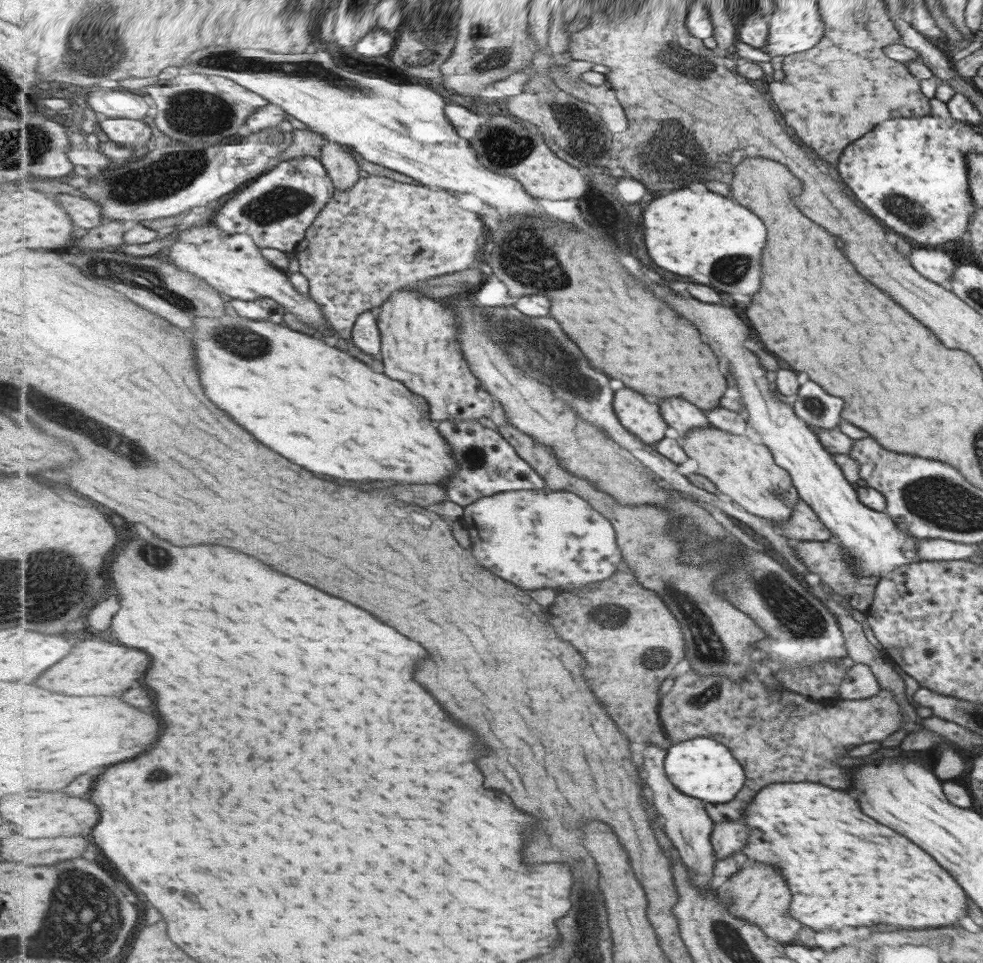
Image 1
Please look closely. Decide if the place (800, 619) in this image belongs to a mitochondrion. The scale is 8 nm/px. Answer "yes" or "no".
yes

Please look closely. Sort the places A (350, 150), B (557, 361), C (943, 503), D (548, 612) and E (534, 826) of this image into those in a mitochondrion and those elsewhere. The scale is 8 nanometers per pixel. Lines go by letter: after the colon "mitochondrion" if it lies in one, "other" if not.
A: other
B: mitochondrion
C: mitochondrion
D: other
E: other

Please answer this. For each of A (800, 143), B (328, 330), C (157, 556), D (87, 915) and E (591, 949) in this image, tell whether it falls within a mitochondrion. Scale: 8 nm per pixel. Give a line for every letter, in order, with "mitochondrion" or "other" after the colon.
A: other
B: other
C: mitochondrion
D: mitochondrion
E: mitochondrion

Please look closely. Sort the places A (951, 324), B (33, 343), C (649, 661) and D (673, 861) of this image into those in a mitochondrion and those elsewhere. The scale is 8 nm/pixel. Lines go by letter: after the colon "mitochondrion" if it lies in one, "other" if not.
A: other
B: other
C: mitochondrion
D: other

